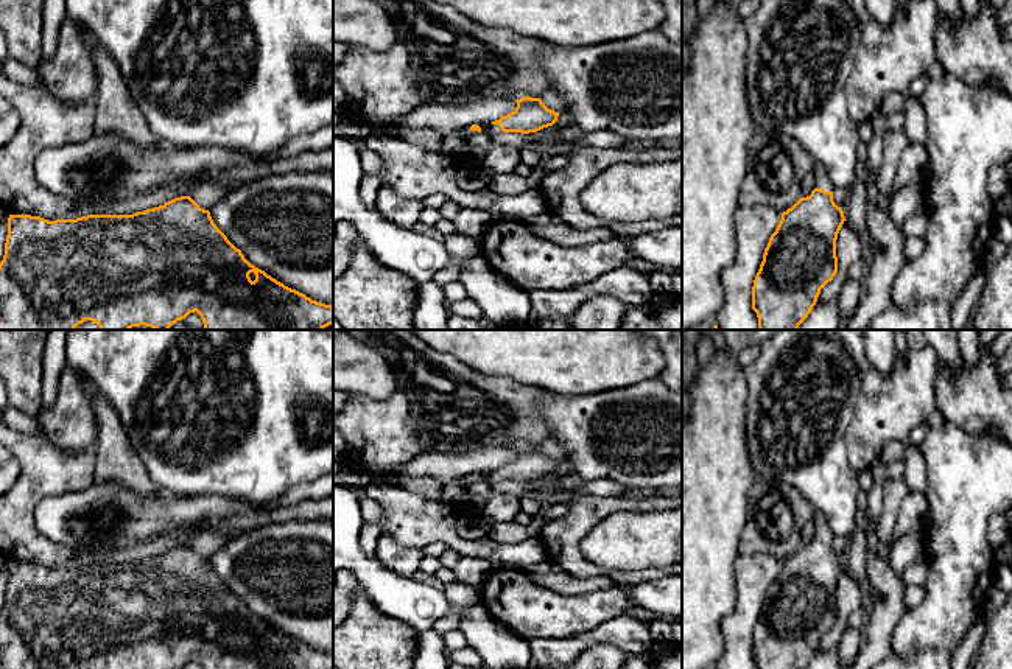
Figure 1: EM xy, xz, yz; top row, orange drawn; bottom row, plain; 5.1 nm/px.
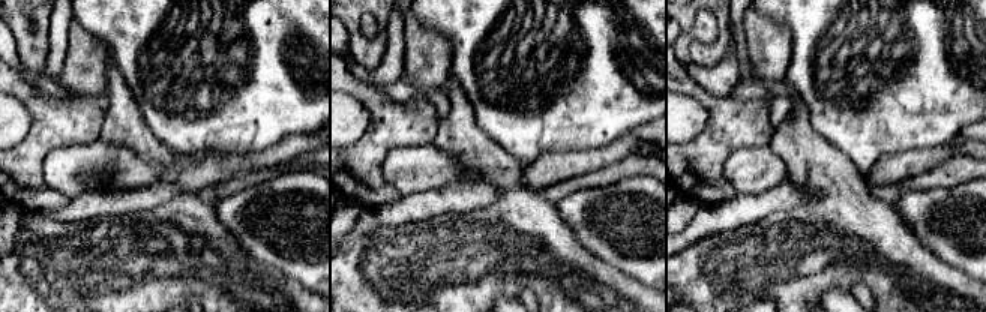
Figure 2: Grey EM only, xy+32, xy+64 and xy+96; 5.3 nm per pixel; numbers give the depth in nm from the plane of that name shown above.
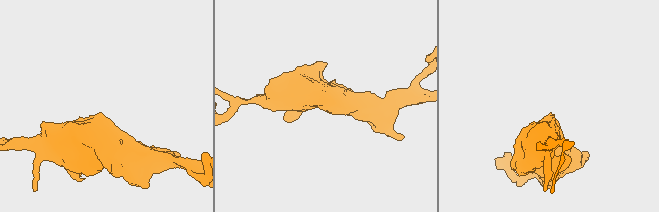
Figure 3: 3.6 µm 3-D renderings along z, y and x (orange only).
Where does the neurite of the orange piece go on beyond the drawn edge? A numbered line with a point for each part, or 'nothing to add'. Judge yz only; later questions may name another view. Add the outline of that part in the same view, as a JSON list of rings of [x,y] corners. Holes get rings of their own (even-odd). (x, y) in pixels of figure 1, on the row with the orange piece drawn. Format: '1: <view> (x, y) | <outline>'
1: yz (821, 179) | [[[814,160],[814,188],[822,188],[825,191],[833,191],[835,185],[830,182],[824,165]]]

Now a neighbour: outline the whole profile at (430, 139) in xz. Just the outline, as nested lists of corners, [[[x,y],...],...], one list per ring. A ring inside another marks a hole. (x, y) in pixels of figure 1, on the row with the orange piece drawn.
[[[403,129],[400,138],[408,143],[420,145],[430,151],[441,151],[442,134],[434,129]]]

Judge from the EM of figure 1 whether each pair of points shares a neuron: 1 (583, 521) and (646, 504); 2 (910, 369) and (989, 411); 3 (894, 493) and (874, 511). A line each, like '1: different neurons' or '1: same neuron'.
1: same neuron
2: different neurons
3: different neurons

